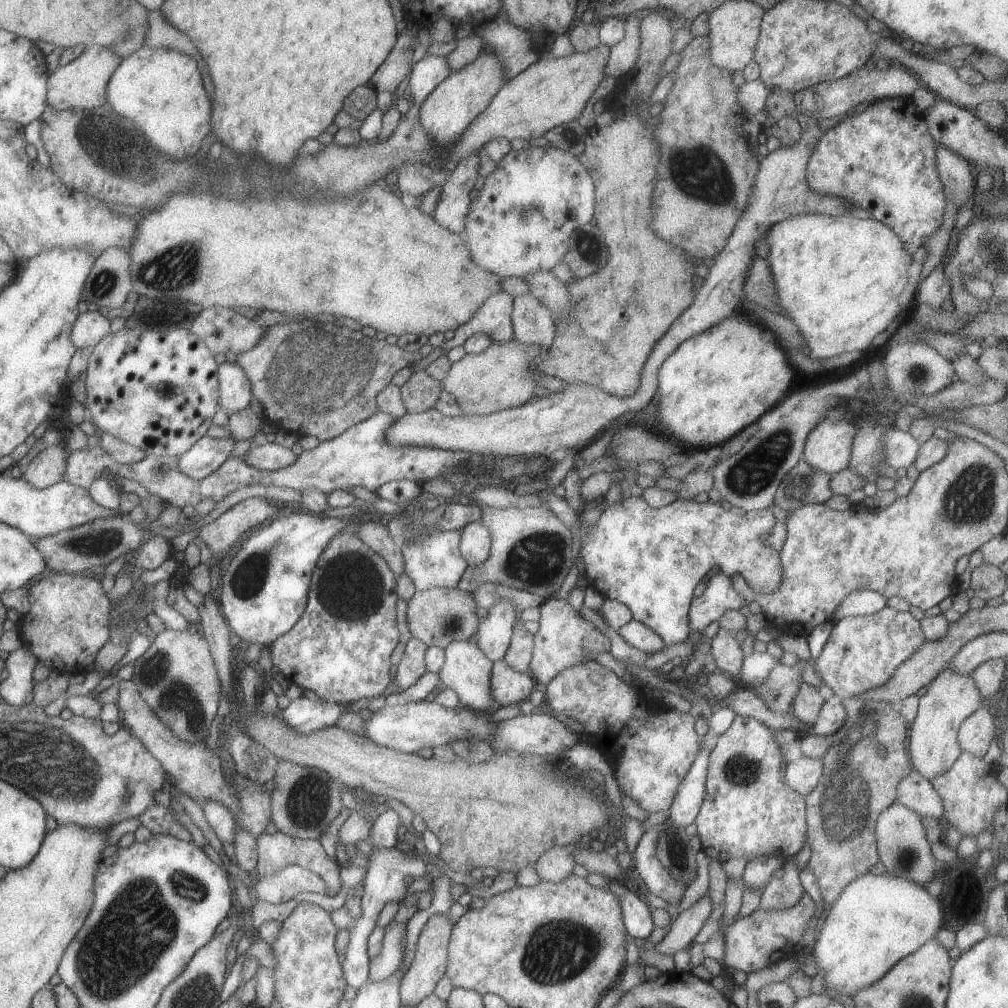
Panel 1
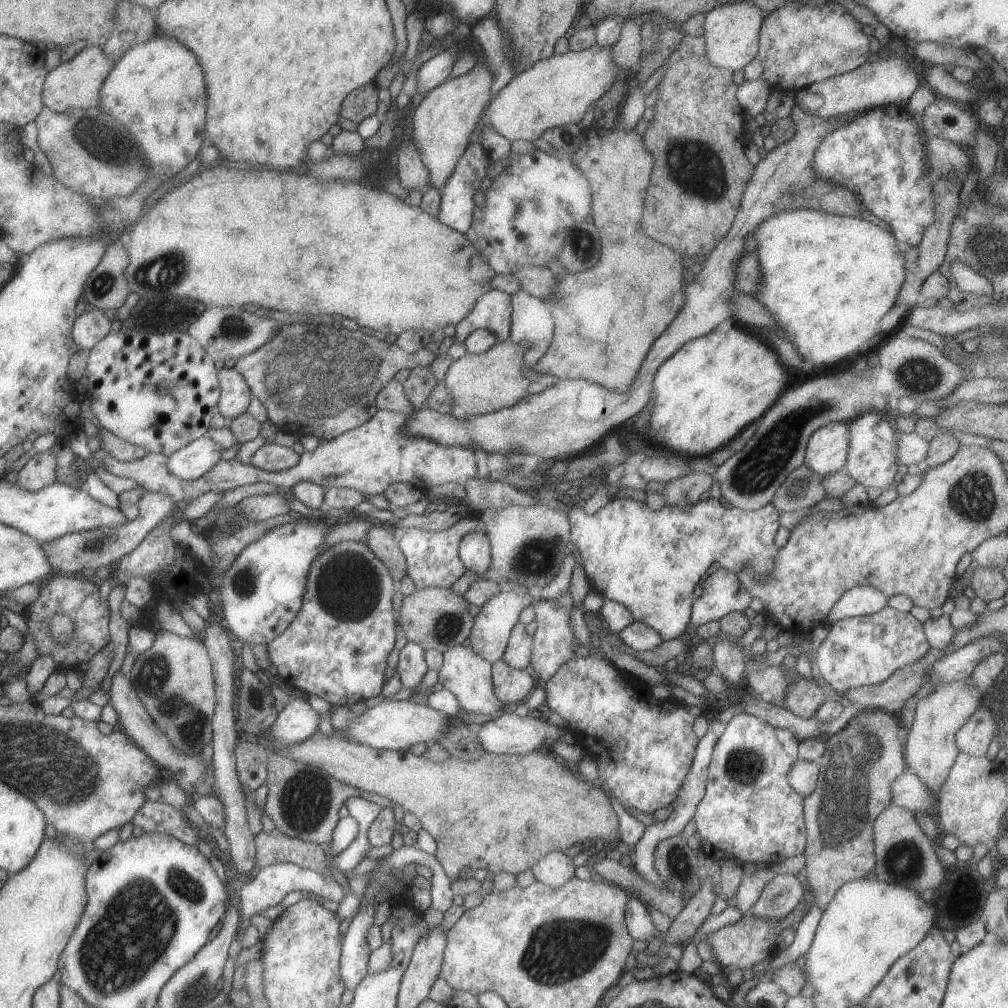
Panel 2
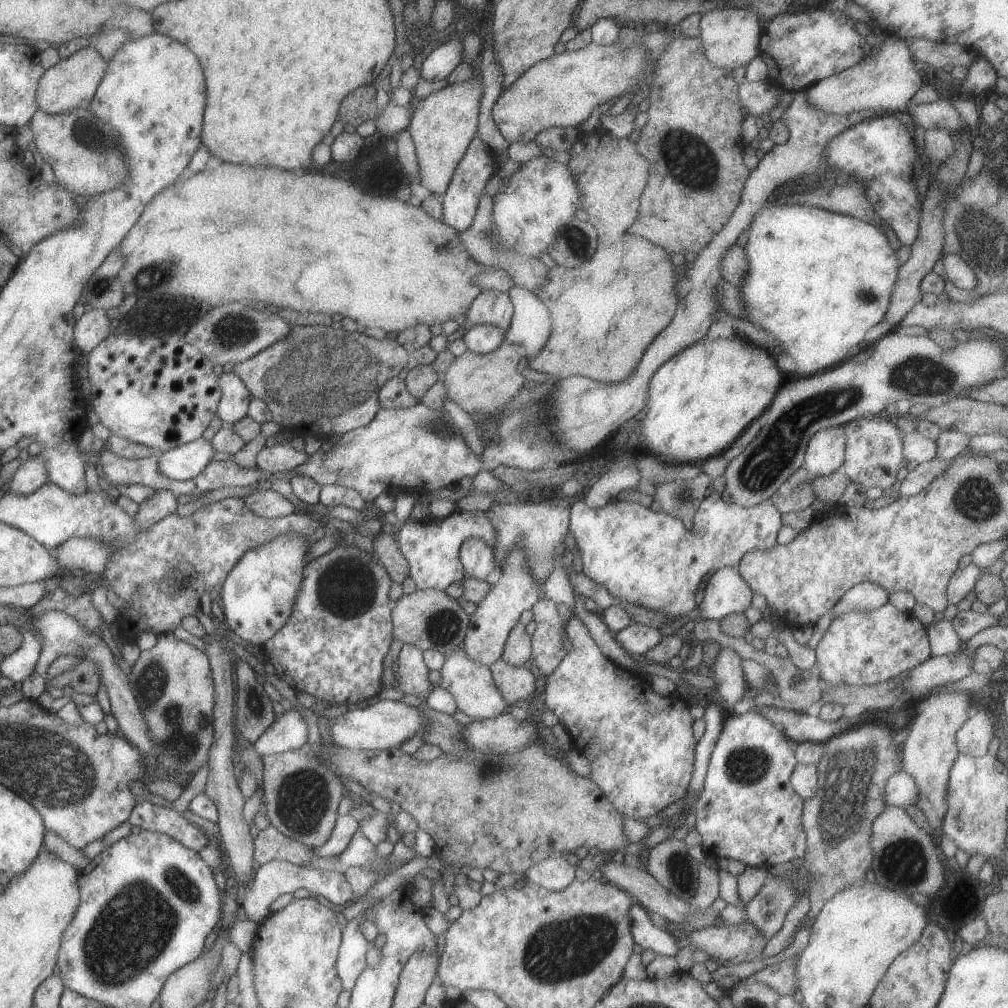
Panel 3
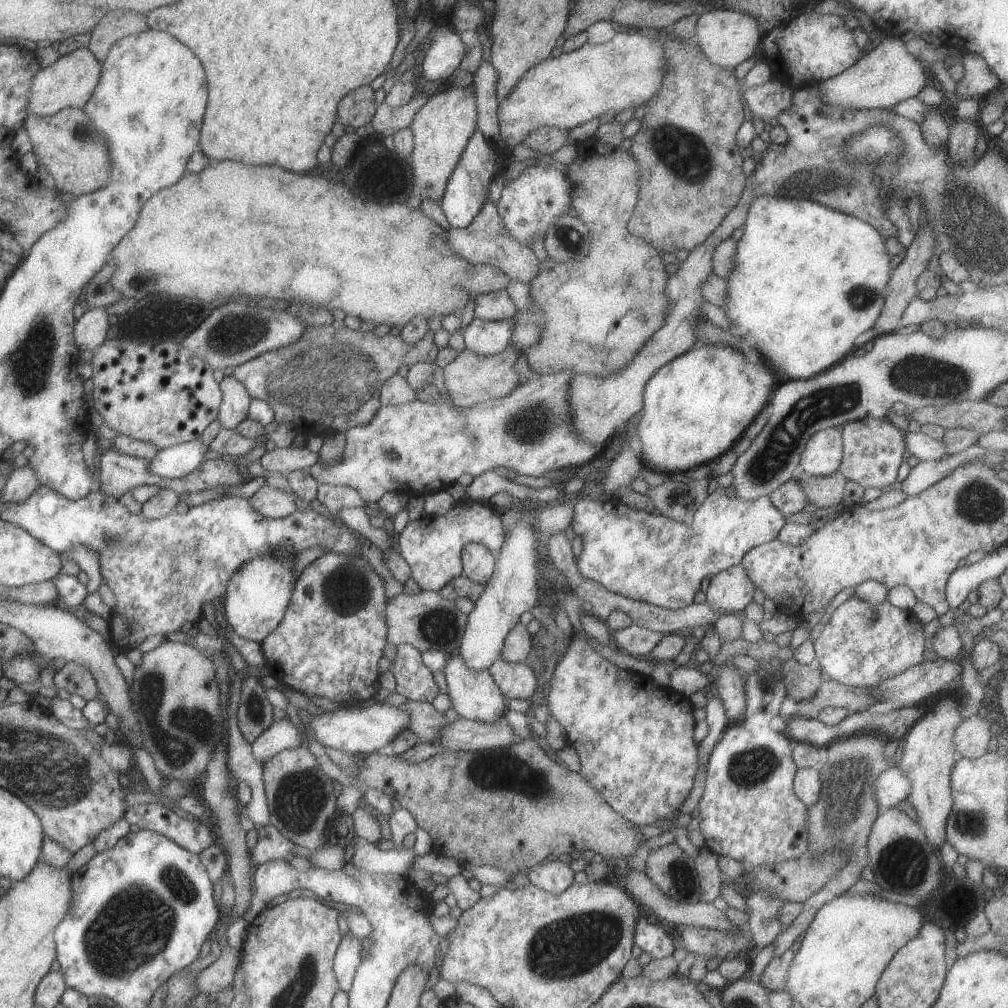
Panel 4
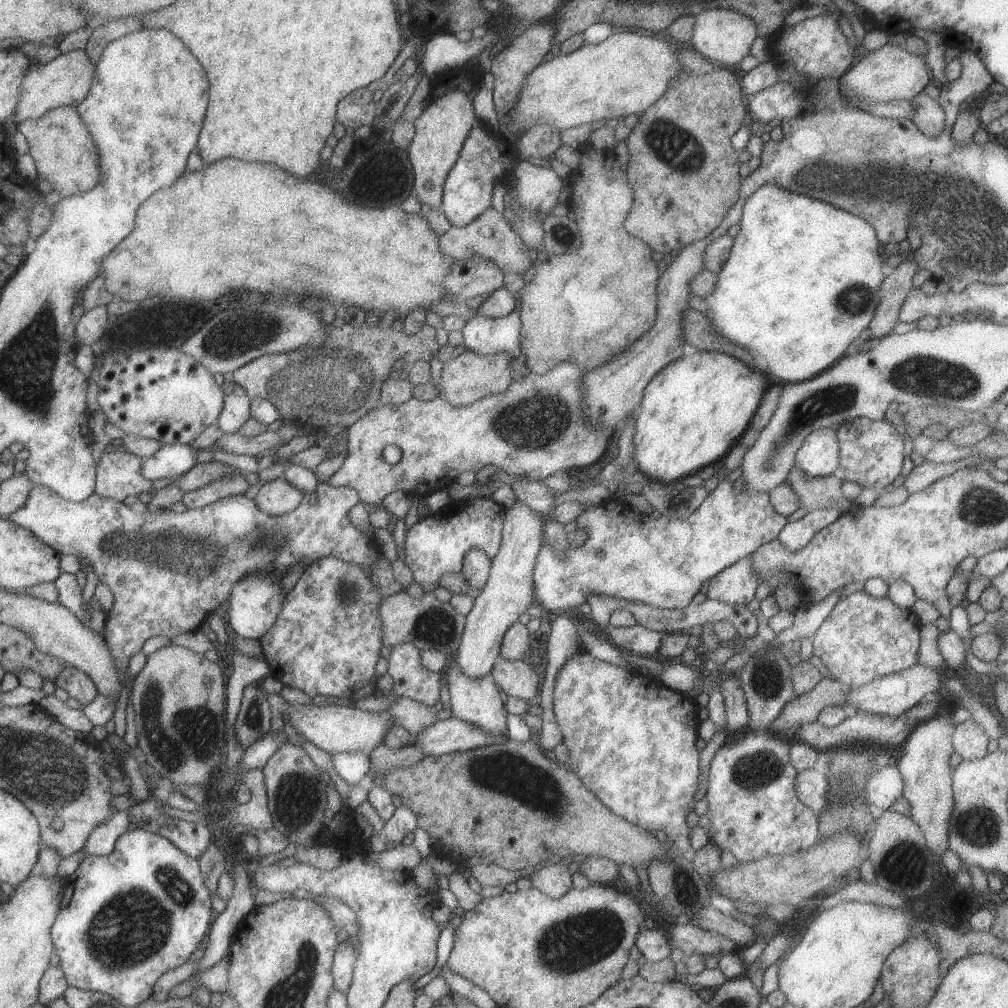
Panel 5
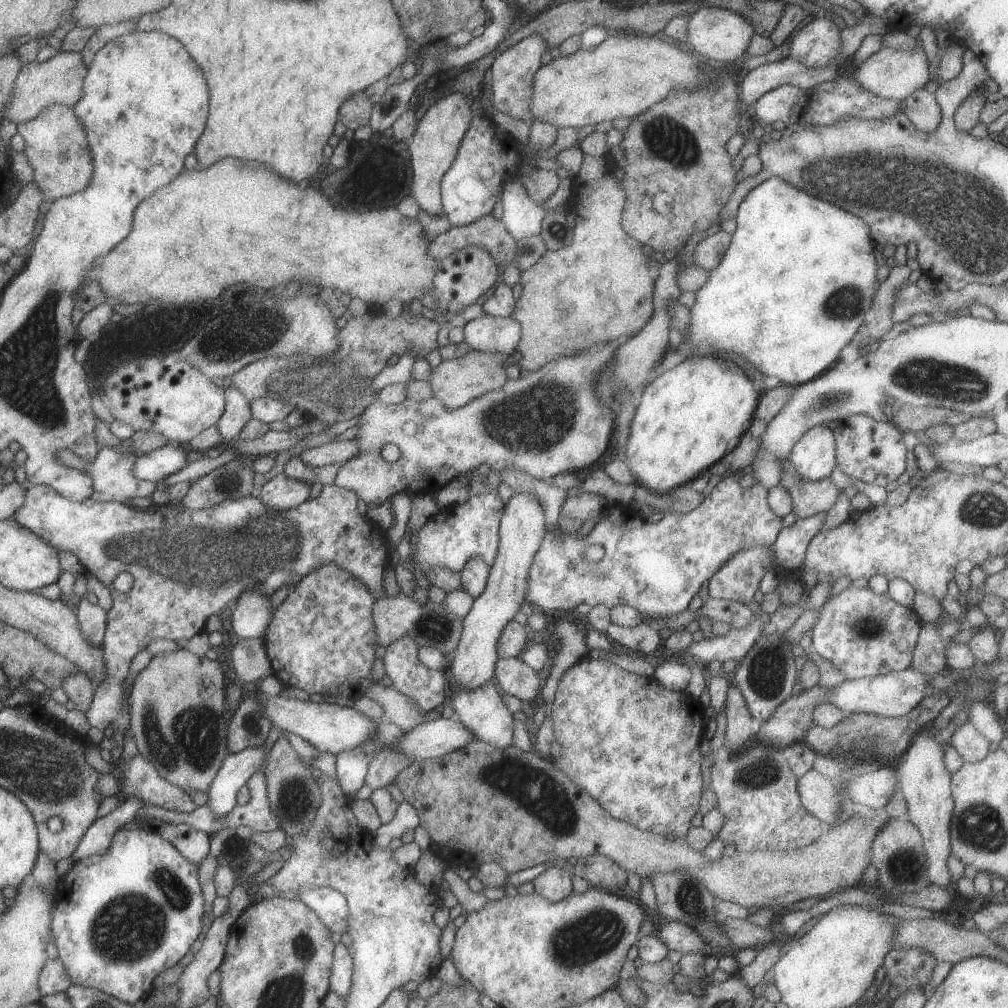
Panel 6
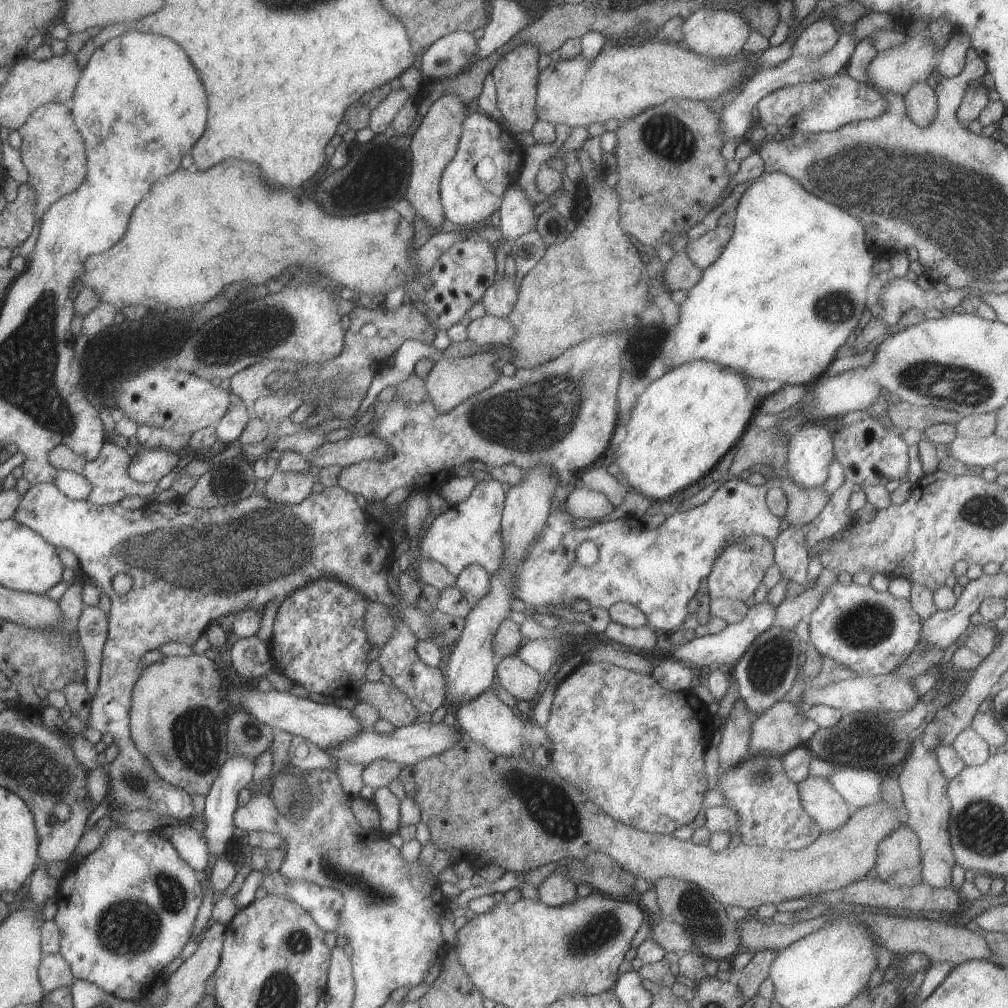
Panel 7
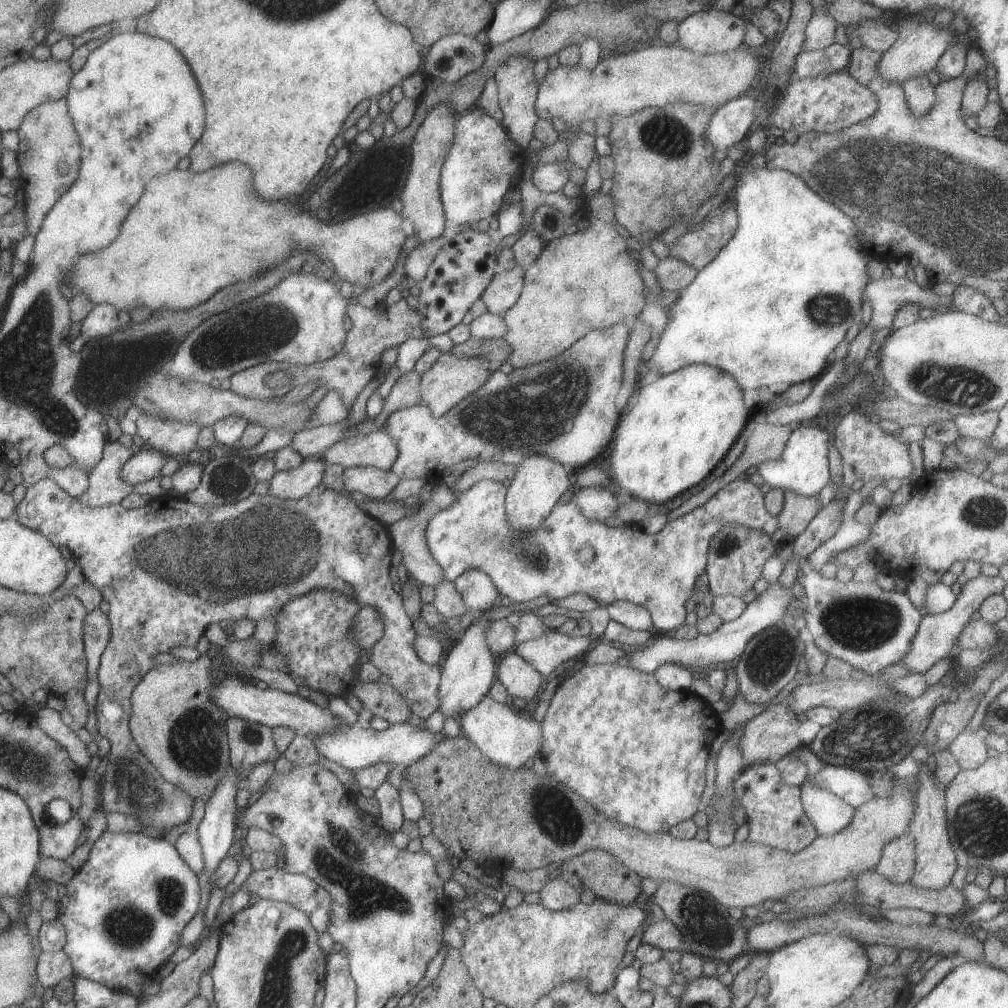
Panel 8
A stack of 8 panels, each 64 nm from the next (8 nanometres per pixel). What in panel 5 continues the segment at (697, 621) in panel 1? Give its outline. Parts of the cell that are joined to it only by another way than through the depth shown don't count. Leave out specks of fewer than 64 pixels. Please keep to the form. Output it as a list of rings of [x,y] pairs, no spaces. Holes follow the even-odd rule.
[[[749,556],[744,557],[709,580],[707,598],[729,605],[745,606],[756,596],[759,584]]]

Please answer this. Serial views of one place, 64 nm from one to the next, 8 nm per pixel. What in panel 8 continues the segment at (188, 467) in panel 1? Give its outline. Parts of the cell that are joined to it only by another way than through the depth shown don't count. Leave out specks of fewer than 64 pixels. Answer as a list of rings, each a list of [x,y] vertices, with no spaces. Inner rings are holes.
[[[143,447],[141,452],[133,455],[124,466],[122,466],[122,480],[128,484],[136,485],[152,478],[161,479],[162,468],[166,464],[168,456],[154,449]]]

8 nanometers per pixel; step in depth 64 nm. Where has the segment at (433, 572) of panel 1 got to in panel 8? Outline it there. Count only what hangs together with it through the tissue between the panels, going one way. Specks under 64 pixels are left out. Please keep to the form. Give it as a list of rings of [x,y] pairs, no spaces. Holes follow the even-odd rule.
[[[739,476],[732,480],[706,504],[676,520],[670,520],[656,534],[646,534],[638,523],[626,523],[624,526],[611,528],[603,521],[591,520],[578,508],[574,500],[566,504],[558,502],[546,516],[546,520],[538,524],[536,530],[532,528],[530,532],[518,532],[506,520],[508,488],[499,481],[480,480],[472,488],[456,493],[453,504],[432,516],[425,538],[432,557],[444,572],[446,581],[454,583],[466,570],[476,569],[484,572],[494,582],[501,597],[510,598],[514,603],[524,603],[539,597],[543,599],[546,594],[552,596],[552,602],[578,593],[588,594],[602,608],[607,608],[615,601],[632,602],[644,606],[650,612],[655,630],[674,632],[685,624],[687,612],[684,604],[692,597],[698,576],[706,570],[710,542],[718,532],[722,532],[724,524],[742,524],[770,537],[778,529],[776,517],[766,511],[764,496],[767,487],[760,488],[749,478],[743,479],[746,477]],[[586,546],[594,550],[594,560],[591,563],[580,561],[579,552]]]

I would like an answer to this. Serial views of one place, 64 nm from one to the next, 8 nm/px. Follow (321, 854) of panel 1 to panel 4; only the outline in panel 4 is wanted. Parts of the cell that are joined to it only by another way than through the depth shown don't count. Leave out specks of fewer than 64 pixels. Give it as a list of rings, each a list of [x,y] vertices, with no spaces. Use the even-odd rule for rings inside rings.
[[[274,826],[259,827],[257,833],[258,844],[254,846],[254,850],[251,850],[251,859],[256,865],[262,865],[274,859],[287,861],[296,857],[294,844],[288,838],[285,838]]]

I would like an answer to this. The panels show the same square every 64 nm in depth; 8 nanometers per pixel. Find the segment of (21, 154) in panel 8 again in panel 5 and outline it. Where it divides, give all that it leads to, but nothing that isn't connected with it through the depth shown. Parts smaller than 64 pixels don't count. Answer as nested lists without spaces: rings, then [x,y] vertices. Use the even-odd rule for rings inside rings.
[[[61,106],[37,119],[18,122],[17,130],[29,142],[39,176],[44,177],[53,191],[70,197],[92,190],[100,182],[100,160],[93,136],[76,107]]]

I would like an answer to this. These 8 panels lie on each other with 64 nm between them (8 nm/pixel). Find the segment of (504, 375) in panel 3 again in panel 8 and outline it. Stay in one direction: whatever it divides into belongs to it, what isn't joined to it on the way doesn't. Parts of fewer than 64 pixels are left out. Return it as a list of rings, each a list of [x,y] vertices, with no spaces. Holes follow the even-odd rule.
[[[442,353],[434,365],[420,376],[420,403],[430,408],[434,418],[446,415],[466,396],[482,388],[482,384],[490,378],[489,367],[486,358],[457,358],[454,354]]]

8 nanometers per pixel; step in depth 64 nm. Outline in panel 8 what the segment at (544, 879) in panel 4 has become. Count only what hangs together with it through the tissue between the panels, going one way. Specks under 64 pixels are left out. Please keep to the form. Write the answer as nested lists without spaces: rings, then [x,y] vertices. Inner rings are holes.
[[[560,877],[549,880],[539,896],[542,906],[554,912],[570,910],[581,902],[580,894],[573,884],[569,884]]]

